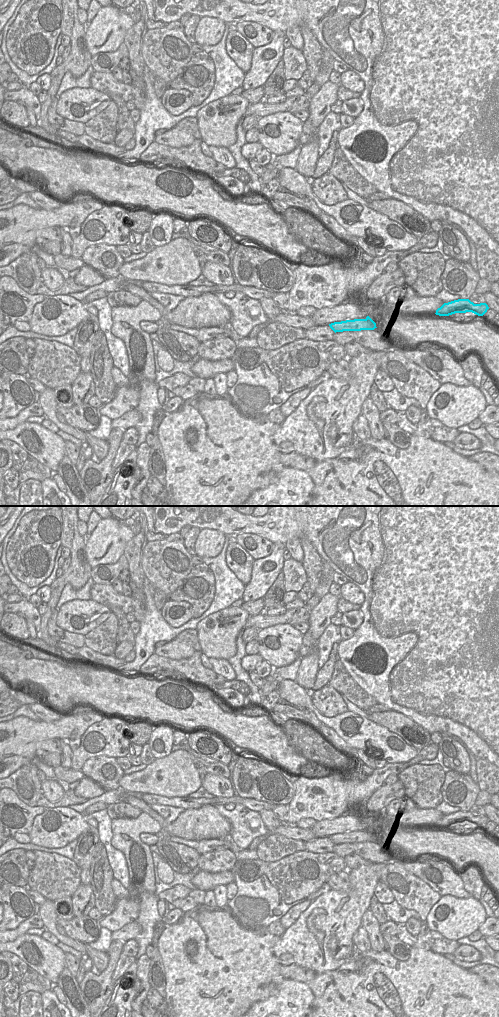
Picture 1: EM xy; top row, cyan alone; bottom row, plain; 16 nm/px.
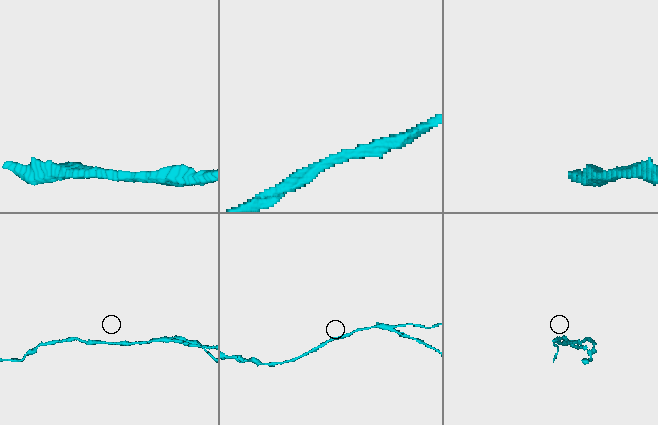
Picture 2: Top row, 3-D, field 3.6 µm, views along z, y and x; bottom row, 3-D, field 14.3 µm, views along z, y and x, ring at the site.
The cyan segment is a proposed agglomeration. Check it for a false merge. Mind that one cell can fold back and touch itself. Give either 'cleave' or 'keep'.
cleave

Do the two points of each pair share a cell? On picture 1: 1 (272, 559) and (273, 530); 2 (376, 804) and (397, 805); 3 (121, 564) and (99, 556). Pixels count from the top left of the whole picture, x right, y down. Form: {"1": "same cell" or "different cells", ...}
{"1": "different cells", "2": "different cells", "3": "different cells"}

